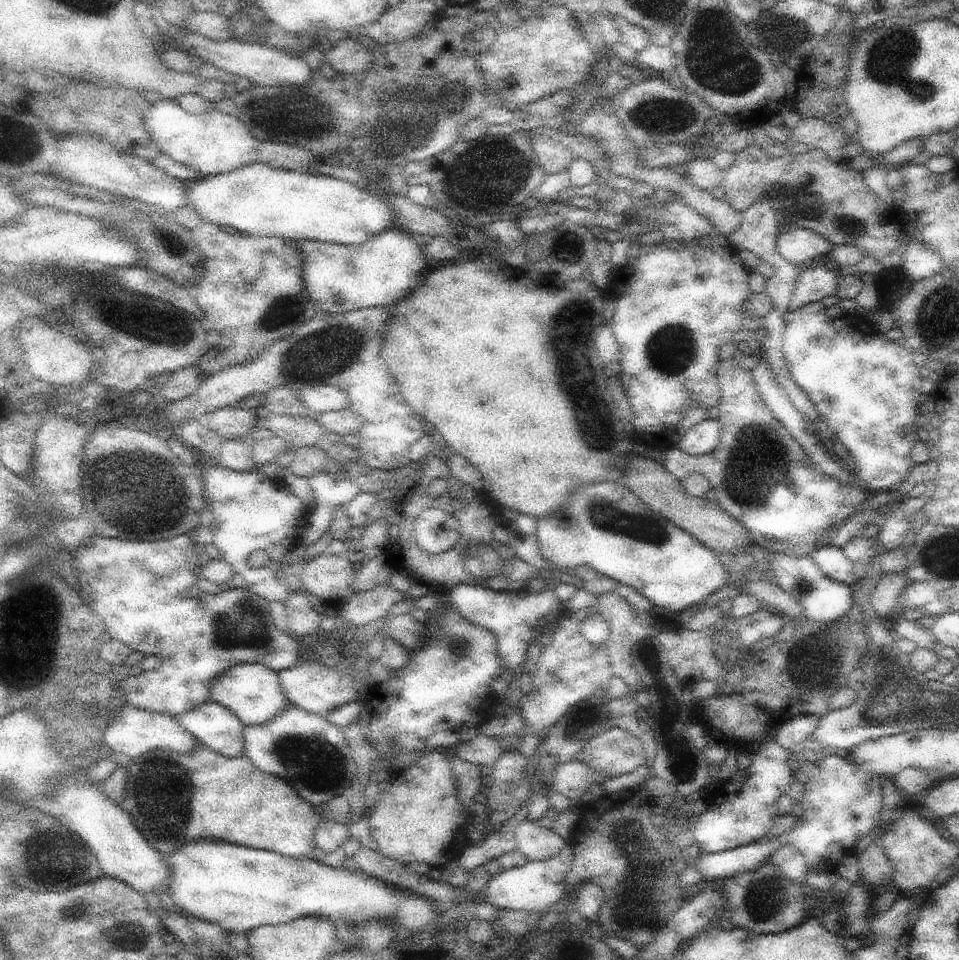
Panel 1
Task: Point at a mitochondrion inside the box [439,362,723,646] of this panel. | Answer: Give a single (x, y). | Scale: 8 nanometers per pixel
(641, 525)

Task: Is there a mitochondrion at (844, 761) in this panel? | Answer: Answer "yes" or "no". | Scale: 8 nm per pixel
no

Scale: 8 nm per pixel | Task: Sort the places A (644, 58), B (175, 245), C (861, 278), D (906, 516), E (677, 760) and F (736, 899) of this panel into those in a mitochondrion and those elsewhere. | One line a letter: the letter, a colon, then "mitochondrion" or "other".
A: other
B: mitochondrion
C: other
D: other
E: mitochondrion
F: other

